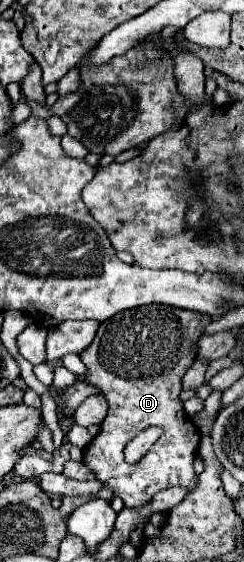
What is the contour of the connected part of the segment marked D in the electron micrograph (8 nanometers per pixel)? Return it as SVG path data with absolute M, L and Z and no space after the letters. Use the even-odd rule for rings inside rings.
M163 304L139 306L139 308L123 310L115 314L113 318L109 318L107 322L101 322L93 344L85 348L85 352L81 354L83 364L89 368L89 374L85 376L85 380L89 384L99 386L109 402L109 412L101 424L101 432L83 450L83 462L95 472L95 476L101 482L105 482L105 486L109 486L115 492L115 496L123 500L127 508L143 508L145 504L153 500L153 496L159 490L165 490L169 486L187 486L189 490L197 486L193 460L197 458L201 436L193 420L187 414L183 418L183 404L179 400L179 394L183 390L181 378L185 376L193 360L197 358L197 342L209 322L211 322L211 316L201 312L191 312L191 310L163 306ZM149 426L163 428L163 434L138 463L125 462L123 450L127 442Z

